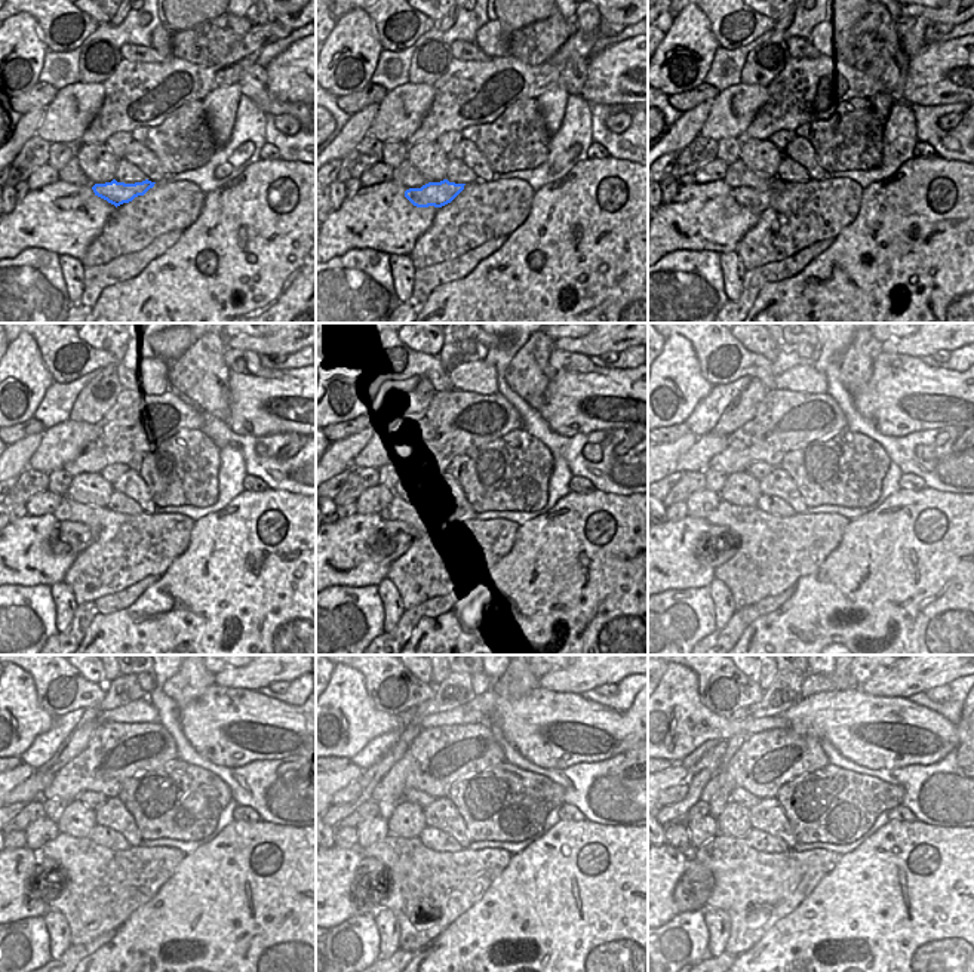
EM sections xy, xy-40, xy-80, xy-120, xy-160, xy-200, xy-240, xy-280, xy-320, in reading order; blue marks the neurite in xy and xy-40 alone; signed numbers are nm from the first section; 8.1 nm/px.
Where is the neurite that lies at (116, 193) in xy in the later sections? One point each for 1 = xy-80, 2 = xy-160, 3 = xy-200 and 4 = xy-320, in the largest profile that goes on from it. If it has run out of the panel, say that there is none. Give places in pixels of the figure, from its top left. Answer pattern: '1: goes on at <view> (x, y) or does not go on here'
1: goes on at xy-80 (756, 202)
2: goes on at xy-160 (399, 532)
3: goes on at xy-200 (707, 548)
4: goes on at xy-320 (696, 883)

